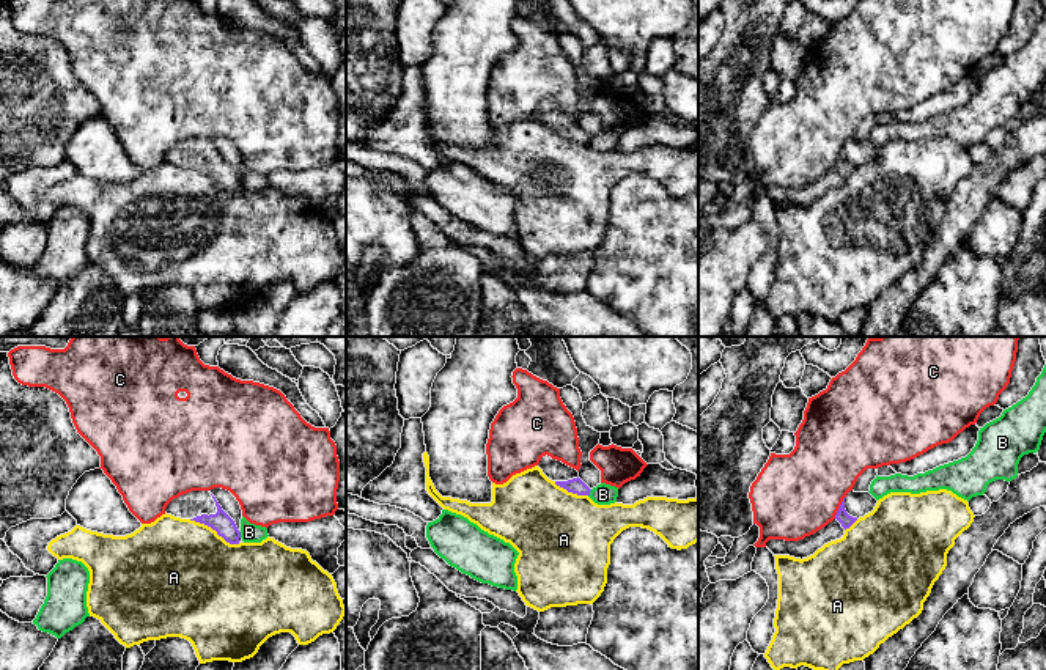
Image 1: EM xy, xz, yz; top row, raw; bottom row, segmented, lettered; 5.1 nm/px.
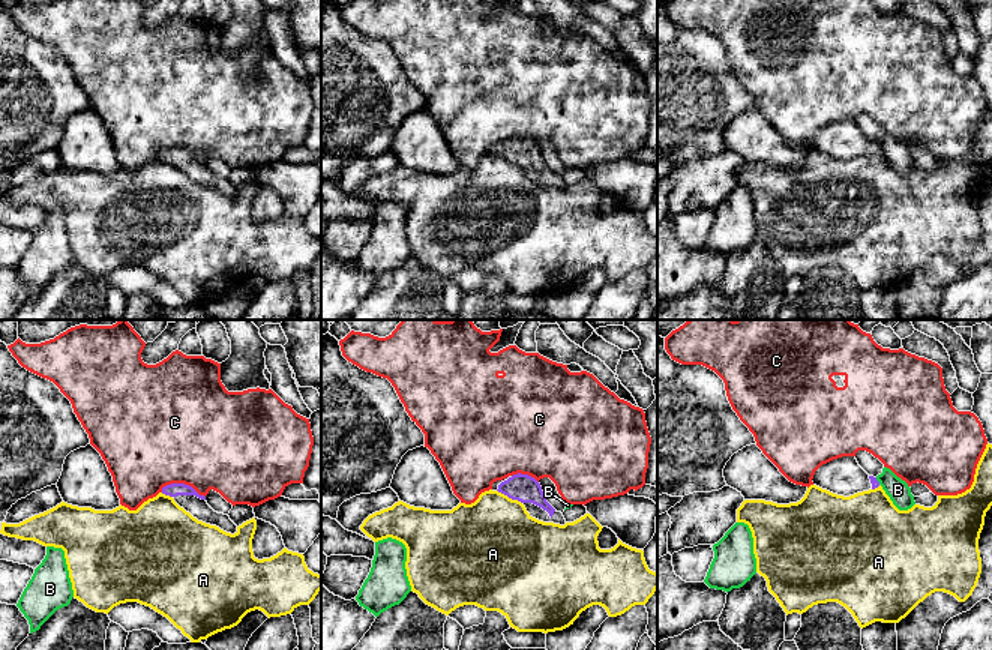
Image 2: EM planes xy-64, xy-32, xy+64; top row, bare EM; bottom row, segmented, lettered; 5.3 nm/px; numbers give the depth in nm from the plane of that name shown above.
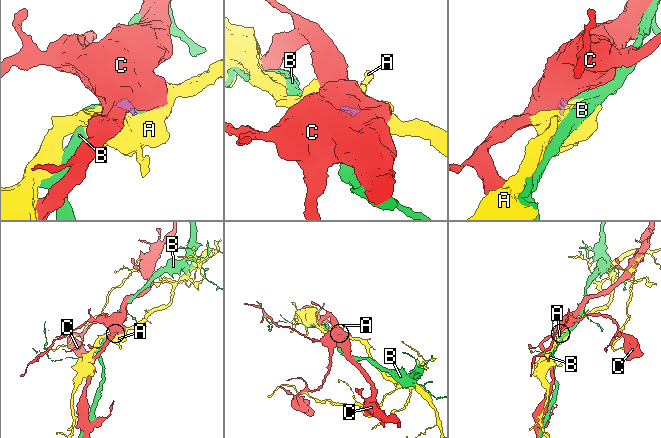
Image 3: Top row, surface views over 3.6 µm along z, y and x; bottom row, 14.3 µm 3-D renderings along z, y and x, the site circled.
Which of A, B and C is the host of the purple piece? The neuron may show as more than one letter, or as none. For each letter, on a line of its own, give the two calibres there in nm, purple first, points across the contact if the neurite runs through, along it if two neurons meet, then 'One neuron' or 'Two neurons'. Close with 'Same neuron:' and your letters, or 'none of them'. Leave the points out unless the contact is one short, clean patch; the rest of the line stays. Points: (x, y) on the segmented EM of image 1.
A: Thickness 110 nm (purple) against 480 nm. Boundary: xy (189, 519), (209, 526), (230, 543), (239, 543). Two neurons
B: Thickness 80 nm (purple) against 110 nm. Boundary: xz (592, 489), (589, 496). Two neurons
C: Thickness 70 nm (purple) against 420 nm. Boundary: yz (845, 496), (834, 518). Two neurons
Same neuron: none of them

